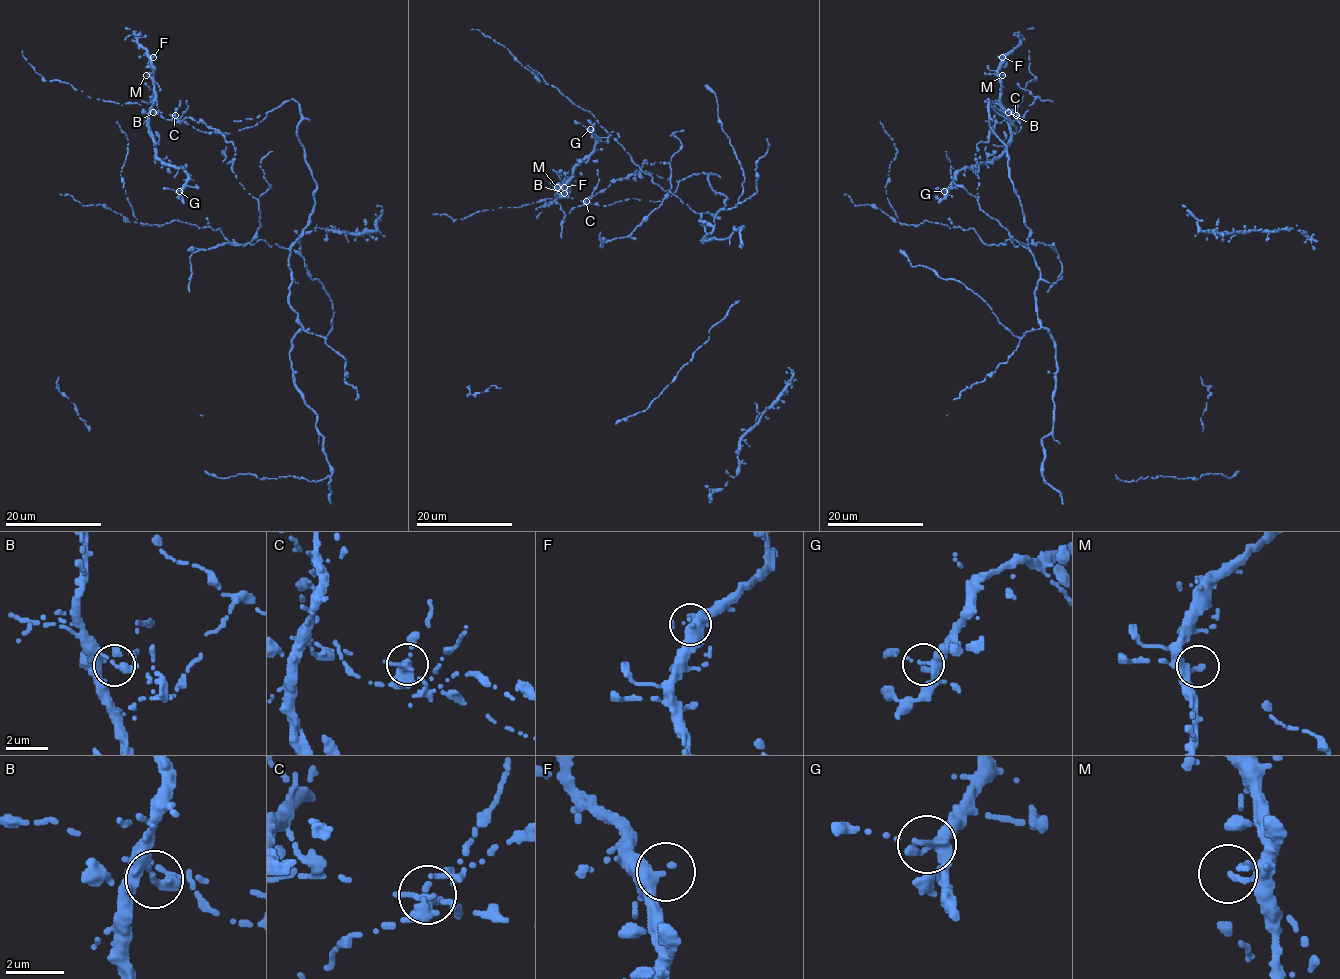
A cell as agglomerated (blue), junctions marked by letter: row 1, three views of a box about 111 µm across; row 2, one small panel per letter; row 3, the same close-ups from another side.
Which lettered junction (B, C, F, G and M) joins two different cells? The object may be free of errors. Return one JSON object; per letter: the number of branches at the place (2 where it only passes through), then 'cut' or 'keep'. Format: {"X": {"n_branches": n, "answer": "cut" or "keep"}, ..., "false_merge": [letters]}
{"B": {"n_branches": 2, "answer": "keep"}, "C": {"n_branches": 2, "answer": "cut"}, "F": {"n_branches": 3, "answer": "keep"}, "G": {"n_branches": 2, "answer": "keep"}, "M": {"n_branches": 1, "answer": "keep"}, "false_merge": ["C"]}

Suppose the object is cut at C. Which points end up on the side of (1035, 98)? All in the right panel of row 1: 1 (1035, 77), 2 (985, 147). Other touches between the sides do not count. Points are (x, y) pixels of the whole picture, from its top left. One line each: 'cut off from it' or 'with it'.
1: cut off from it
2: with it

